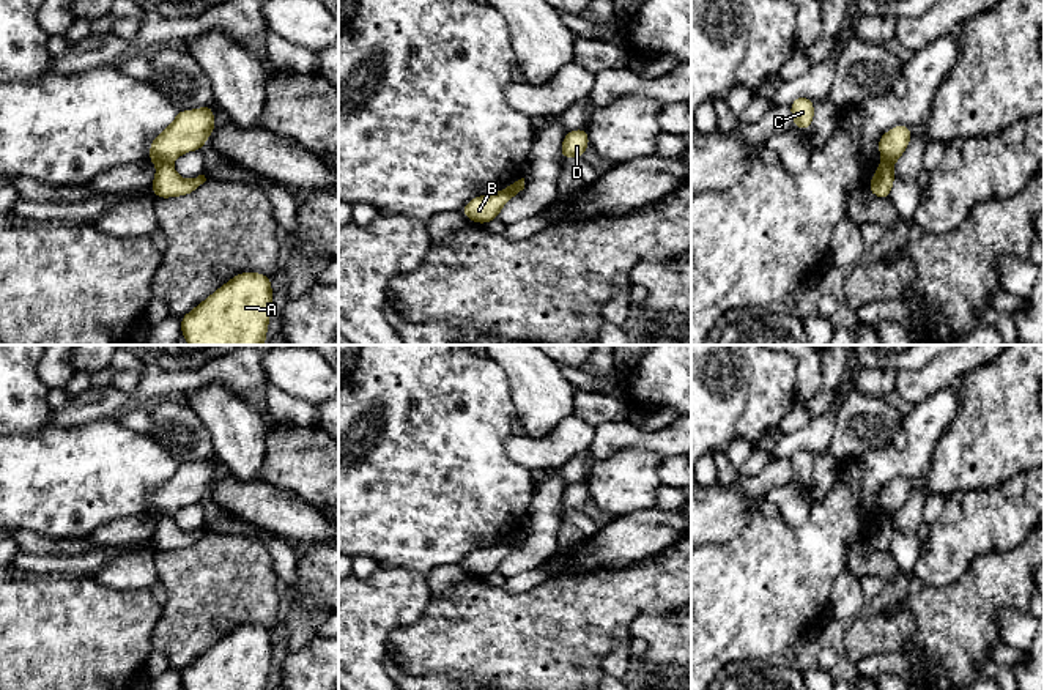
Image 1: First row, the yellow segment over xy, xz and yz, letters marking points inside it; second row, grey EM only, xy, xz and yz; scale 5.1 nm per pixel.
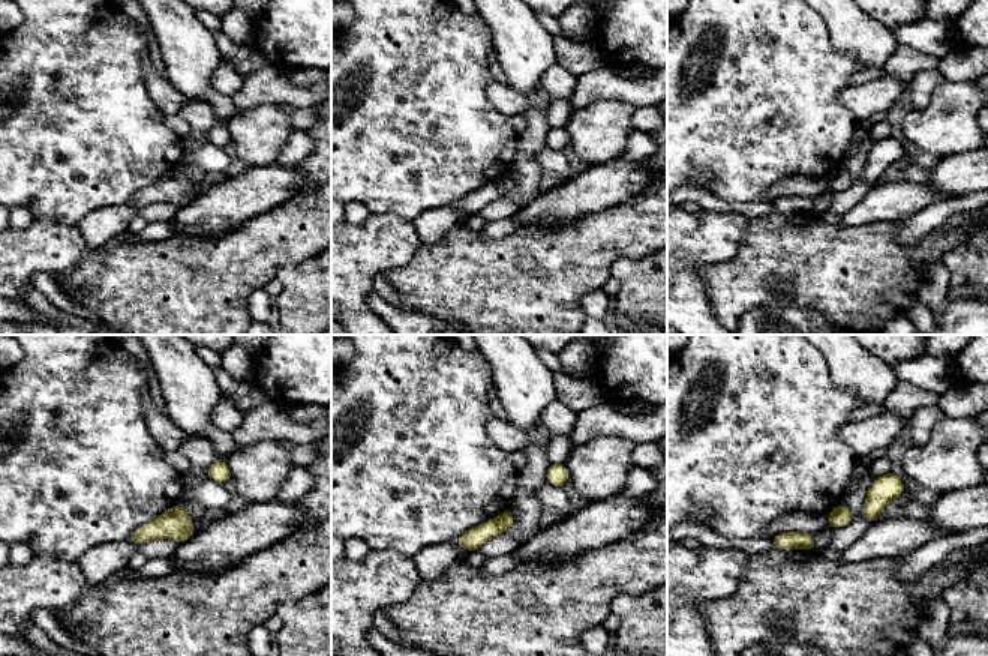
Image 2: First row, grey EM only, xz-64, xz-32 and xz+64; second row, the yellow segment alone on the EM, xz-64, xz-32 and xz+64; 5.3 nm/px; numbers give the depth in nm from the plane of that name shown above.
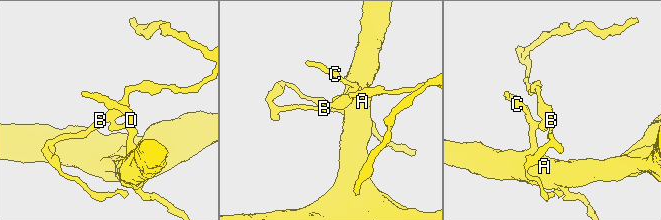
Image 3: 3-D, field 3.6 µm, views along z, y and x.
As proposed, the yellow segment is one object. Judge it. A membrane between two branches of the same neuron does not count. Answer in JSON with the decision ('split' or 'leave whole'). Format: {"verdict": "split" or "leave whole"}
{"verdict": "split"}

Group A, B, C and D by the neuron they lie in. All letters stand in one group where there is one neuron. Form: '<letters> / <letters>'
A C D / B

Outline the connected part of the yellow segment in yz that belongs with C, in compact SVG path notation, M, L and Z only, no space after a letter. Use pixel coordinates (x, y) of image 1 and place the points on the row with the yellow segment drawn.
M800 96L792 101L790 113L794 120L794 126L798 129L809 129L814 118L814 104L811 99Z

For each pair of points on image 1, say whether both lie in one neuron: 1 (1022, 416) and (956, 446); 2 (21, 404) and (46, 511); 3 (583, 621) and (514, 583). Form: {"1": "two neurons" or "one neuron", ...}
{"1": "one neuron", "2": "two neurons", "3": "two neurons"}

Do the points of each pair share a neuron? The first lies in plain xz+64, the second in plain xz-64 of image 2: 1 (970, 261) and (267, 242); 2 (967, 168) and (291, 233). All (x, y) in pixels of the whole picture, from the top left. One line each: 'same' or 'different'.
1: different
2: different

